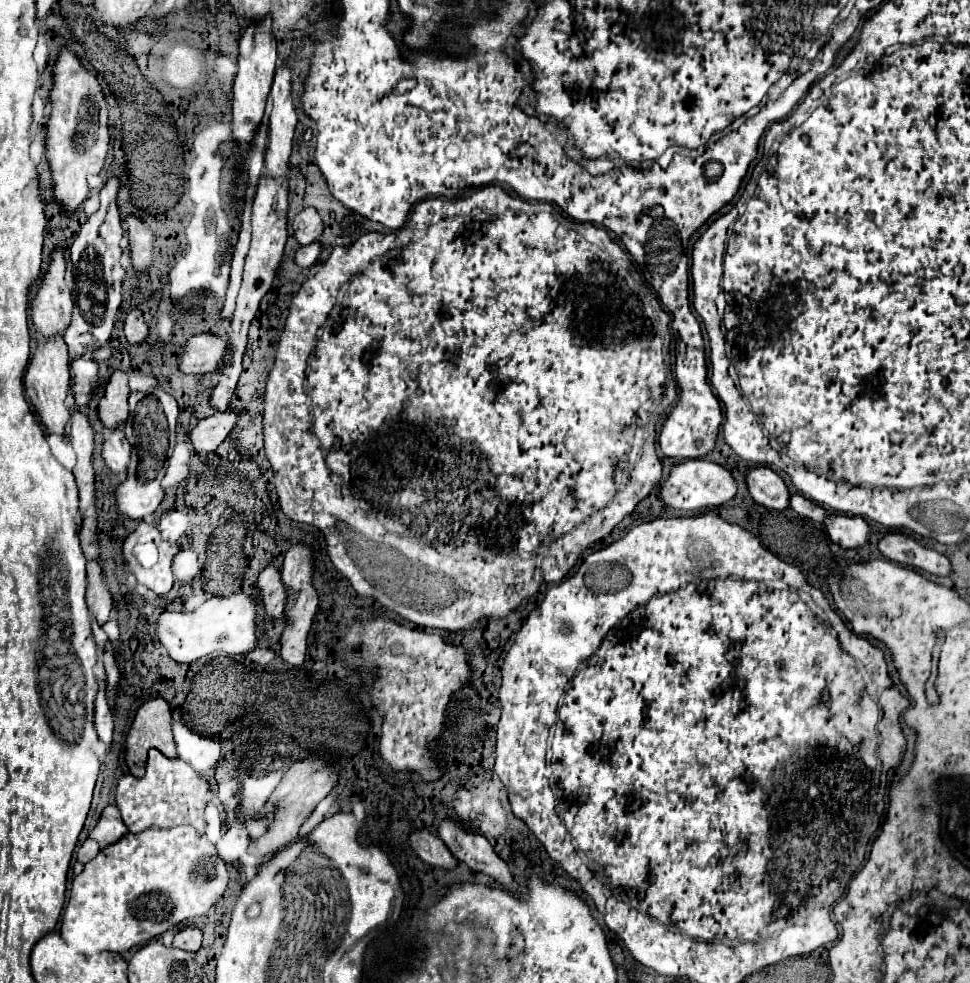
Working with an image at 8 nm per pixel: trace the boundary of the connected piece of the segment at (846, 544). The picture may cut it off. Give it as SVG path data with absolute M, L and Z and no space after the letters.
M829 514L823 522L827 536L841 548L859 548L867 542L869 526L859 516L835 516Z

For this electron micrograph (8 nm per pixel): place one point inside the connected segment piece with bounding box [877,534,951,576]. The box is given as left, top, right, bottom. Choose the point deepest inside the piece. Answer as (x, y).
(898, 548)

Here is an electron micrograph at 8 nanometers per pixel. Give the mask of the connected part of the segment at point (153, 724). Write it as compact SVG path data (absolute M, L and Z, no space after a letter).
M163 698L149 700L135 712L125 742L125 764L133 776L143 776L147 748L157 748L165 756L177 756L171 722L171 708Z

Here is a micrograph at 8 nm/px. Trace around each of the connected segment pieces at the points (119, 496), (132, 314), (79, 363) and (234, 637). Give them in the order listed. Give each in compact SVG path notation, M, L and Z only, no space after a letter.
M131 394L129 396L129 418L123 426L123 432L131 446L131 460L127 466L127 478L115 488L115 502L117 514L129 520L143 520L145 516L153 514L163 500L161 480L167 470L167 460L173 452L175 444L175 426L179 412L165 412L161 404L145 394Z
M133 308L127 312L125 320L123 320L123 334L127 338L127 342L135 344L135 342L143 342L149 334L149 328L143 320L143 312L139 308Z
M77 358L71 362L71 396L75 400L75 406L79 406L81 410L85 408L87 400L91 398L91 390L93 384L97 380L97 364L89 358Z
M233 594L229 598L211 598L193 612L161 612L155 622L155 636L165 646L169 658L179 664L191 664L211 652L225 652L229 656L245 654L257 644L257 606L257 598Z

